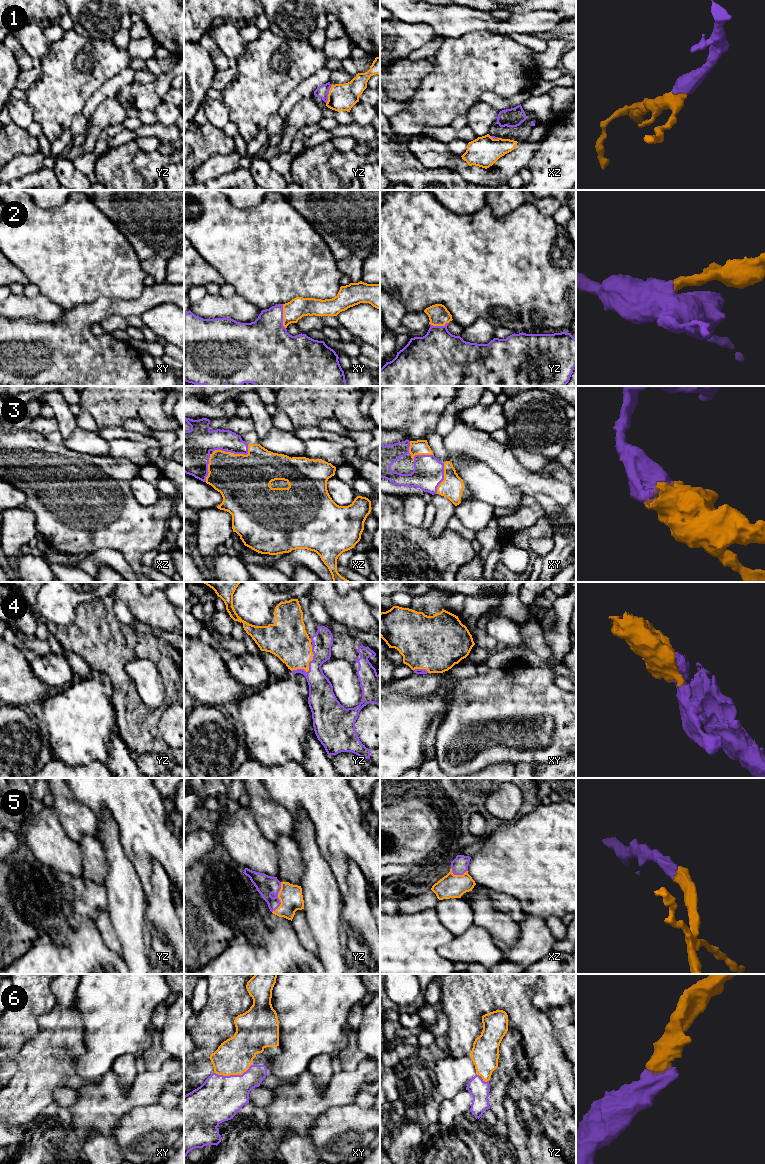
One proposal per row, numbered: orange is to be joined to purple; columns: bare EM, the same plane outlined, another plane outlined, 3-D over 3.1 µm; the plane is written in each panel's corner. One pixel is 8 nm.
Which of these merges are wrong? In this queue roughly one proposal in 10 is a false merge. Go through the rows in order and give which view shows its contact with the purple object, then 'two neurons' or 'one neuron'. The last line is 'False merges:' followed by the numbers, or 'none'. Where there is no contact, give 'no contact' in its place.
1: meets purple in yz; one neuron
2: meets purple in xy; one neuron
3: meets purple in xz; one neuron
4: meets purple in yz; one neuron
5: meets purple in yz; one neuron
6: meets purple in xy; one neuron
False merges: none

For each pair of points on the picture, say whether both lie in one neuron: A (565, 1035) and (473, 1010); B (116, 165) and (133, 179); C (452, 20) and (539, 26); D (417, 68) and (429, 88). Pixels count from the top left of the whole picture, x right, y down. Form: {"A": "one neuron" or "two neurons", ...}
{"A": "two neurons", "B": "one neuron", "C": "one neuron", "D": "two neurons"}

